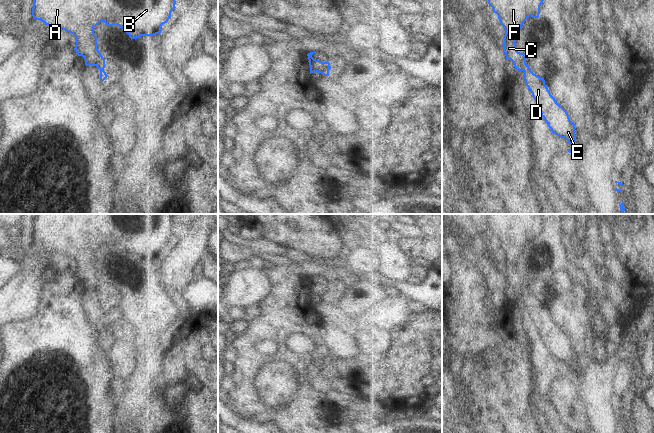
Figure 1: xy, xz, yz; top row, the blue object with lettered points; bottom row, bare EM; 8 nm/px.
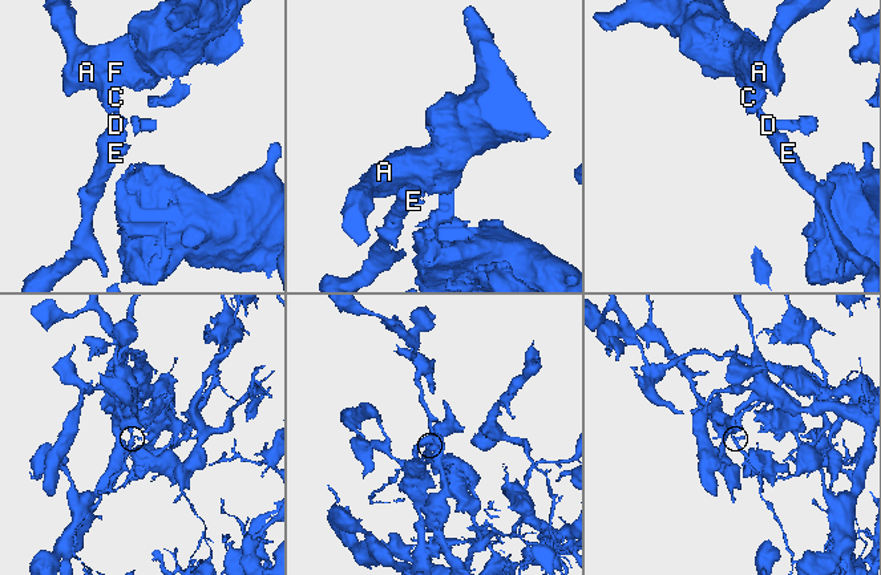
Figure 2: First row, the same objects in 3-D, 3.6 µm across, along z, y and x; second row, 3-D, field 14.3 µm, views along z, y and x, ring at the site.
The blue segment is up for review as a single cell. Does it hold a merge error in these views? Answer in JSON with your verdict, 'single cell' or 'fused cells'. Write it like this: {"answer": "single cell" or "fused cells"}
{"answer": "fused cells"}

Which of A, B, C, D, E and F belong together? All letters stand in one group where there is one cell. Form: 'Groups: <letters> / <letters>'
Groups: A B C F / D E

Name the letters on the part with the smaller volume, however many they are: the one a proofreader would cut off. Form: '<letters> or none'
D, E

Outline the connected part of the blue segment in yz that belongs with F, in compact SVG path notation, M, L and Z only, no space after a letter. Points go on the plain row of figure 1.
M488 214L488 228L505 254L502 269L506 284L511 284L519 296L524 295L528 276L517 275L516 260L530 240L539 241L545 219L544 214Z

